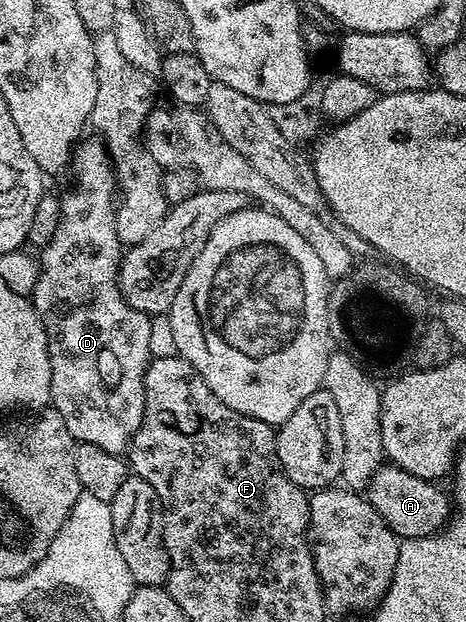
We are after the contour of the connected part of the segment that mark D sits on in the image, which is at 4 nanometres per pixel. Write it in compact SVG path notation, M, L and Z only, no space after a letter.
M80 141L74 148L75 191L63 202L63 231L41 253L41 269L33 305L45 328L51 357L50 405L65 420L76 443L97 444L105 452L122 455L143 419L143 377L151 361L151 318L137 312L119 291L121 243L115 231L117 187L111 154L102 141Z

